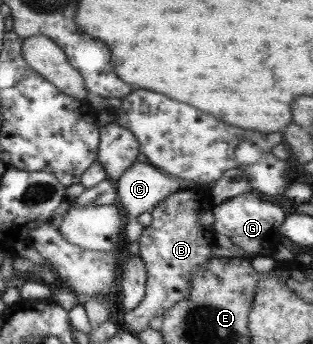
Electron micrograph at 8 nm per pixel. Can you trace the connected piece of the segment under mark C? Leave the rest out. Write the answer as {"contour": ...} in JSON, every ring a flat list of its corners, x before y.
{"contour":[[142,159,136,160,136,162,130,165,130,168,126,169,115,183,116,199,117,203,124,212,125,224,123,226,123,232,121,235,122,245,133,242,138,239,142,228,138,228,135,223,139,214,152,210,152,207,157,203,170,196,174,191,178,190,178,182,175,178,172,178,165,174,163,171,159,171,152,165,144,162]]}

